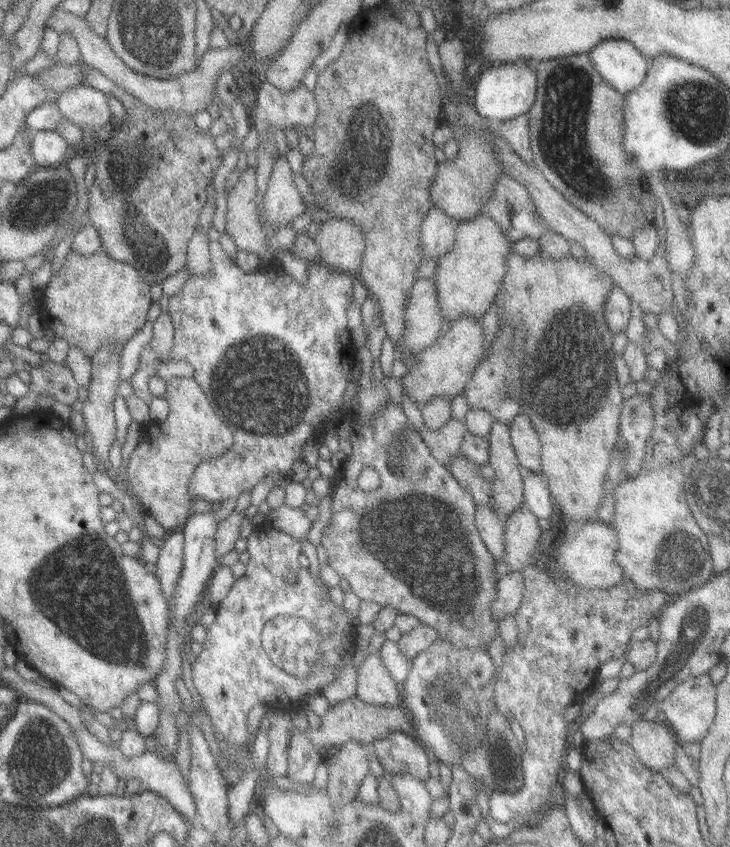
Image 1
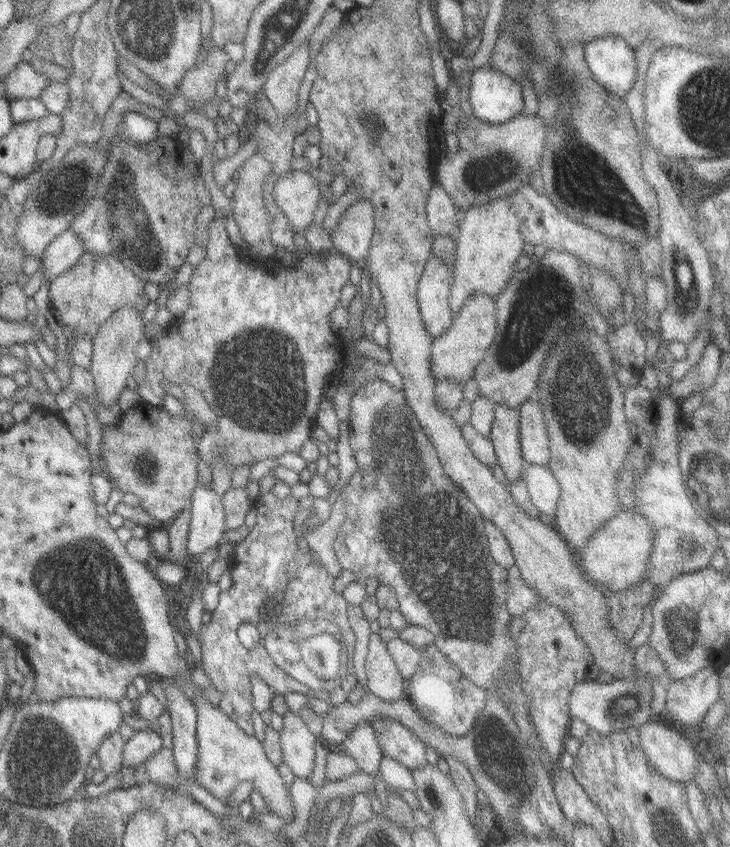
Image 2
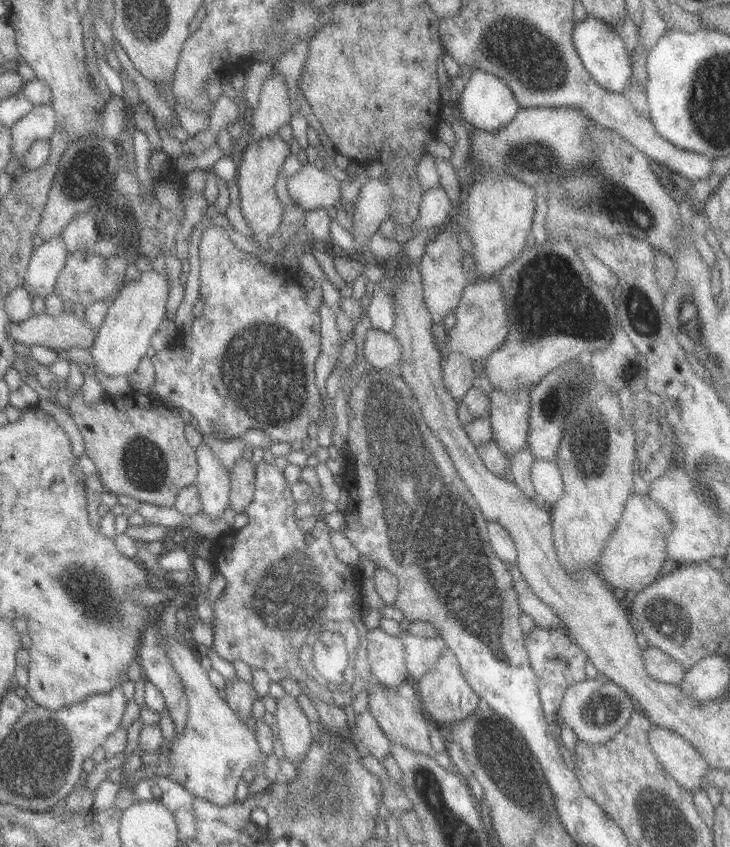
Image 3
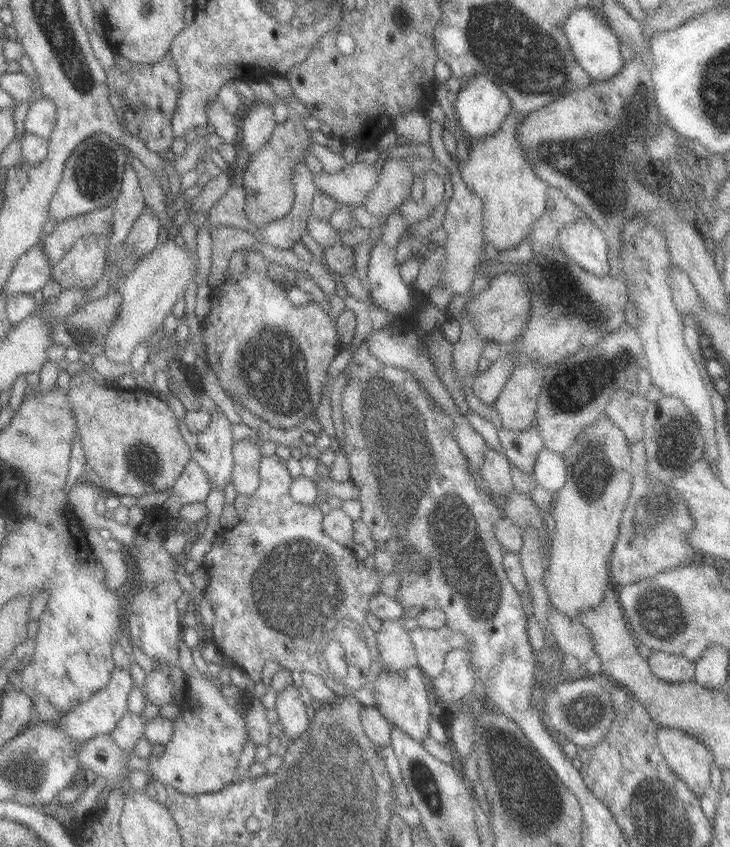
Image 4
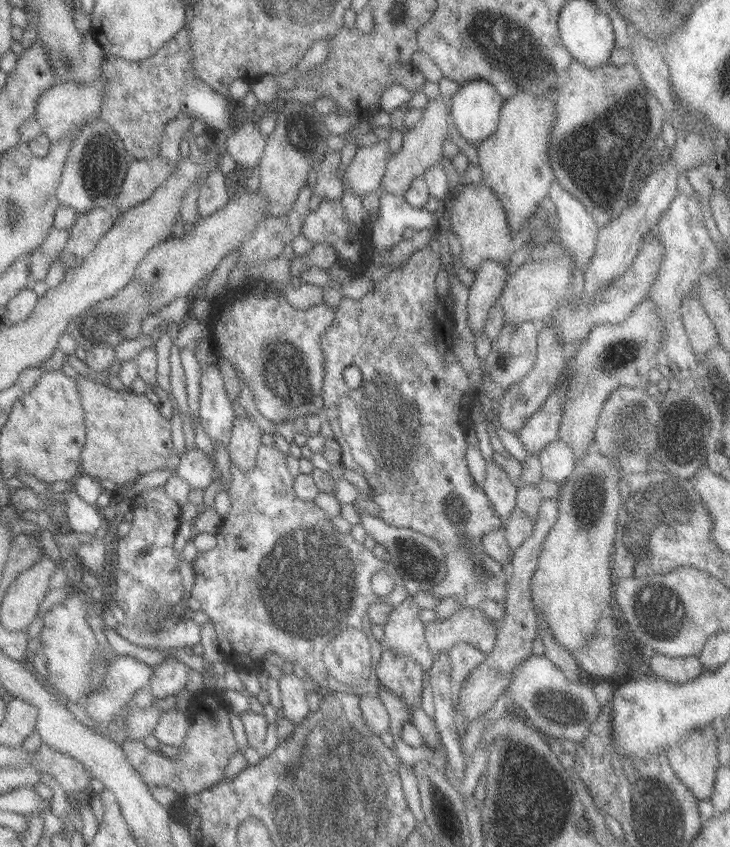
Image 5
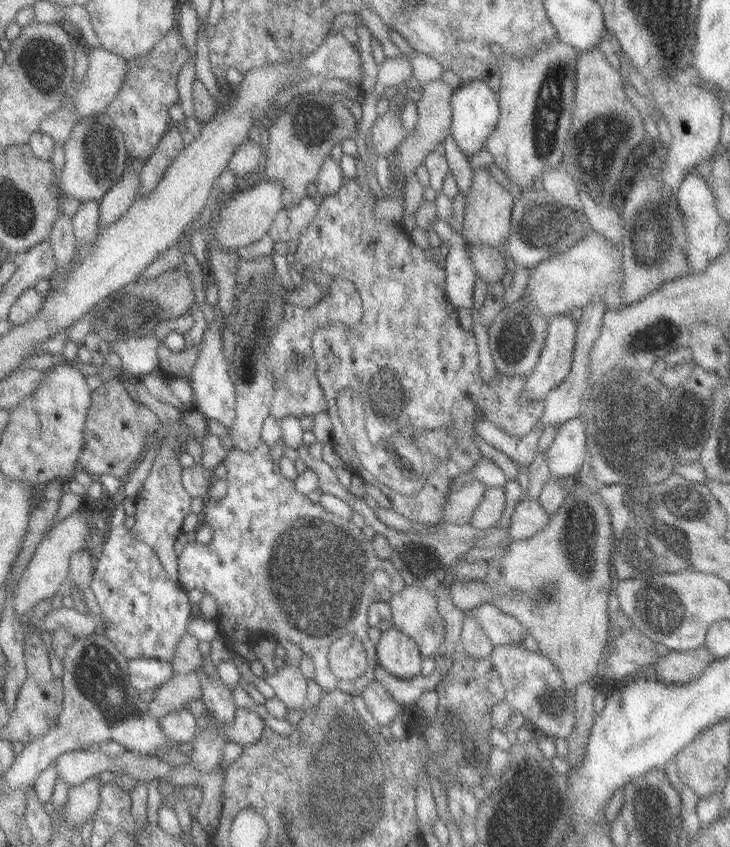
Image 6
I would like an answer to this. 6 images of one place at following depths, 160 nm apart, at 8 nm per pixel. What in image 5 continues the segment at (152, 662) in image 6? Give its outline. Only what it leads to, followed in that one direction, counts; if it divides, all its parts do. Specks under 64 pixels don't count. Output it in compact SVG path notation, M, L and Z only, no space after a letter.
M113 653L113 656L106 662L106 673L96 693L83 700L87 718L93 722L93 725L98 726L96 730L103 731L106 729L112 718L118 715L122 706L128 704L132 699L133 694L141 688L146 688L149 677L150 667L148 665L137 661L134 657L119 656Z

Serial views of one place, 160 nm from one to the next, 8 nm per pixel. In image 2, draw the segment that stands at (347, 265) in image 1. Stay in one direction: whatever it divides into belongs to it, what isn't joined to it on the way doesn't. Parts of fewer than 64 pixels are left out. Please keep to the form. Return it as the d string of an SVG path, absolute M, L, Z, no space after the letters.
M357 199L339 217L338 223L328 233L332 253L349 262L363 263L373 234L373 211L368 200Z

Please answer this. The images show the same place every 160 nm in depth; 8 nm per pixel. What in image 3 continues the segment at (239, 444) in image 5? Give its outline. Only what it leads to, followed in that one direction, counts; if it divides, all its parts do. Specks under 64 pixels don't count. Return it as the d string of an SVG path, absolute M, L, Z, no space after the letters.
M237 459L230 469L228 506L235 515L243 515L254 492L254 470L251 462Z

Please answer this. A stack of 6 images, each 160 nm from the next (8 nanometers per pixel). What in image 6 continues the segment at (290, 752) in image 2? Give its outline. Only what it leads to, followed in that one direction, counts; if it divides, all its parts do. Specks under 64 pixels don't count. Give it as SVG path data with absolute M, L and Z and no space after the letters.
M284 661L285 665L276 668L272 675L265 674L265 682L272 688L275 698L281 700L289 712L306 710L306 678L301 675L299 665Z

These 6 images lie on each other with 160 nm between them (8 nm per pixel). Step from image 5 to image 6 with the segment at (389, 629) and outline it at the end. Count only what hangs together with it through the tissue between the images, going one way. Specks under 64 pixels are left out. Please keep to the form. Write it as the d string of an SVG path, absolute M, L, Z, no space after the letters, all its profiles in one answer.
M407 586L399 593L393 592L386 603L390 608L392 626L413 640L421 659L432 656L444 635L444 622L437 612L435 594L425 589Z

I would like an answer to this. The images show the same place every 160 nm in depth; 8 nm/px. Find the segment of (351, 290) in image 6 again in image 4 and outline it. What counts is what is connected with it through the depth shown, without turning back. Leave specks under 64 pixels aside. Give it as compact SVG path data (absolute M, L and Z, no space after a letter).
M247 252L238 275L232 275L227 268L224 281L209 286L210 311L200 320L201 354L208 371L215 374L217 384L232 402L270 427L289 430L315 413L327 366L339 352L337 333L334 321L316 302L295 306L287 299L282 287L269 278L267 261L268 257L260 252Z

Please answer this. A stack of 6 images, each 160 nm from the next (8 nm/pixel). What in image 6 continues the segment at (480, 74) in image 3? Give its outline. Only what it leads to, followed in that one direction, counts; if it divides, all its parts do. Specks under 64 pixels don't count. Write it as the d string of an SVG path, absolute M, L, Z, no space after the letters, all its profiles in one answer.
M480 80L462 82L452 89L450 97L450 131L449 135L459 147L459 150L469 155L475 154L484 145L485 139L492 133L499 115L497 96Z

